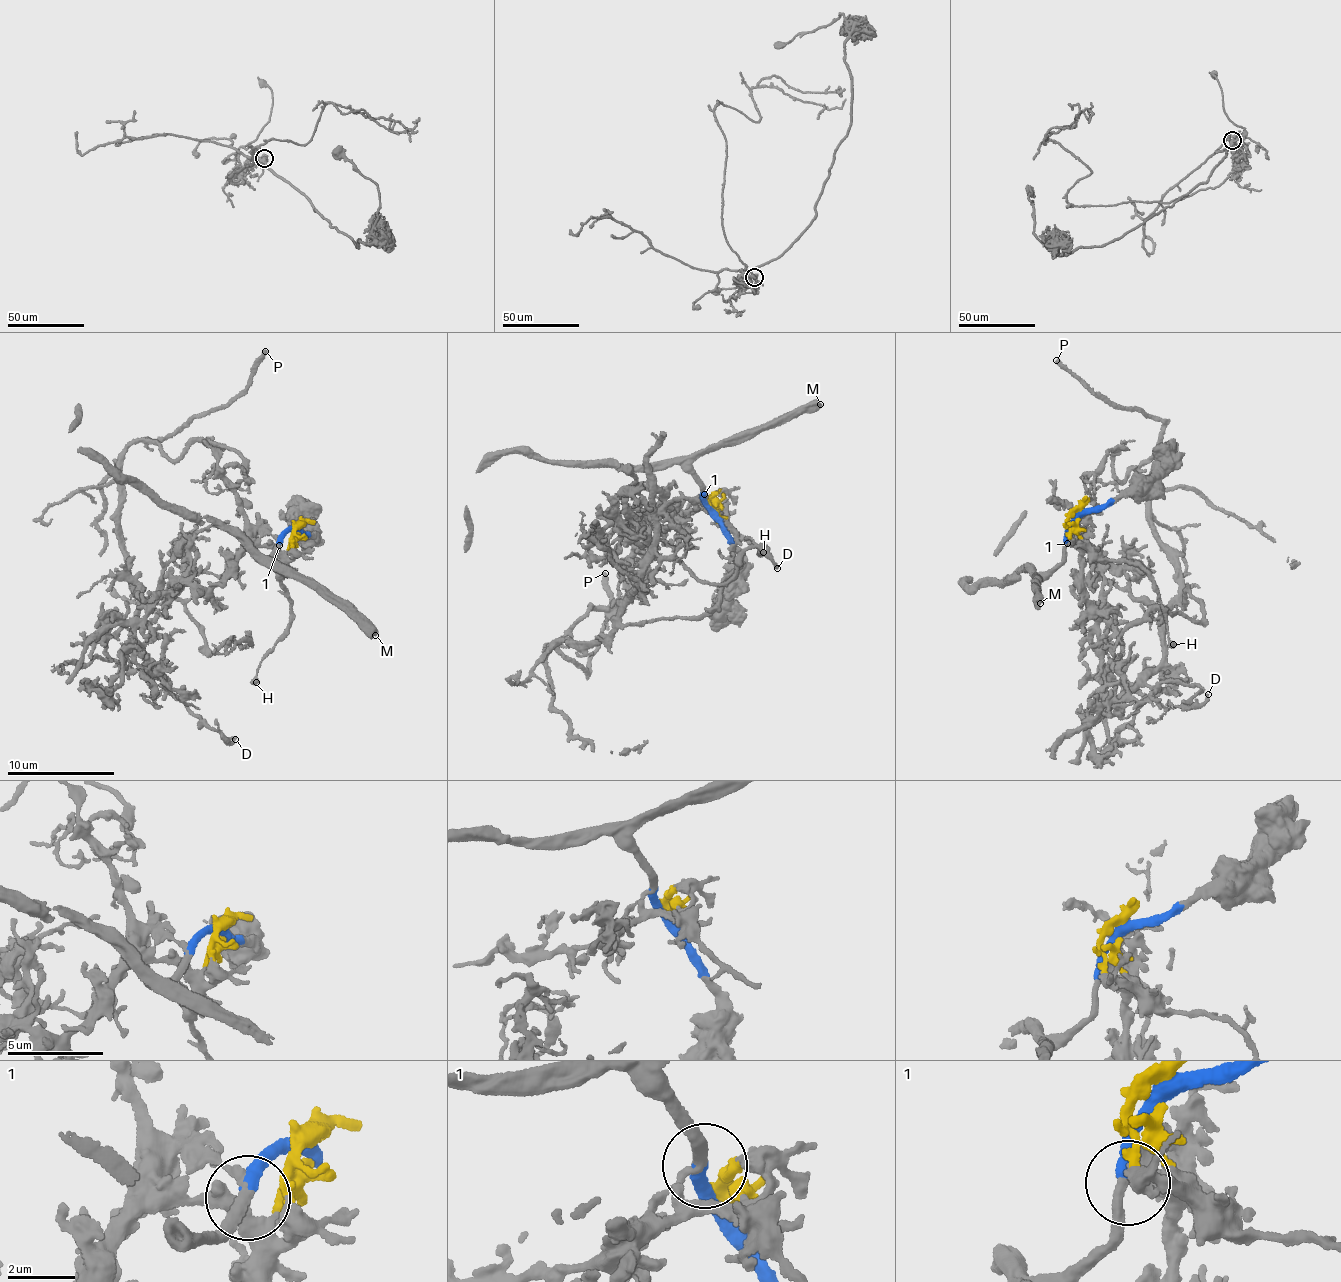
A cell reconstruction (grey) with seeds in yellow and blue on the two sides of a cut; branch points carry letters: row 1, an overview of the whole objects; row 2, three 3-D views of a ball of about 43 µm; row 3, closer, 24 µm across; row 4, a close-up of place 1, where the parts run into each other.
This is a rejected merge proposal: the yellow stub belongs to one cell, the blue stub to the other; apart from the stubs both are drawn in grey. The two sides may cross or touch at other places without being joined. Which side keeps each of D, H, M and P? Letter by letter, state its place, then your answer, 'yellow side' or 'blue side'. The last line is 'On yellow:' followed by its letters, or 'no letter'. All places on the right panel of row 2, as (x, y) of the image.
D: place (1208, 694); yellow side
H: place (1173, 644); yellow side
M: place (1040, 603); blue side
P: place (1056, 360); yellow side
On yellow: D, H, P

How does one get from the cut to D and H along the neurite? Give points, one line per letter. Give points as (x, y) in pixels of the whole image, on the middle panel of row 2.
D: (712, 512), (719, 502), (627, 522), (640, 510), (660, 555), (705, 581), (725, 581), (752, 548), (778, 569)
H: (712, 512), (718, 503), (714, 506), (722, 520), (736, 534), (766, 548), (757, 553), (764, 552)

